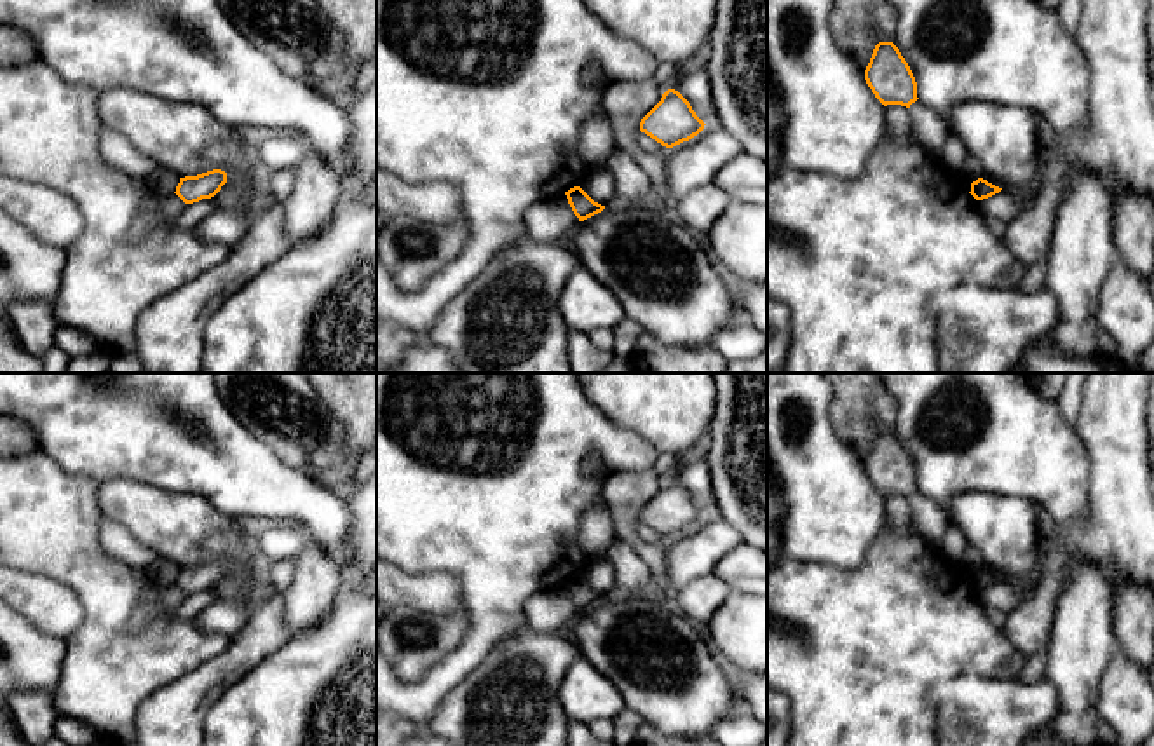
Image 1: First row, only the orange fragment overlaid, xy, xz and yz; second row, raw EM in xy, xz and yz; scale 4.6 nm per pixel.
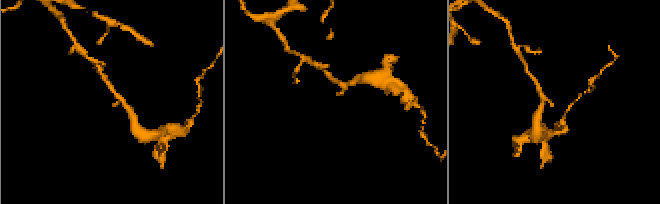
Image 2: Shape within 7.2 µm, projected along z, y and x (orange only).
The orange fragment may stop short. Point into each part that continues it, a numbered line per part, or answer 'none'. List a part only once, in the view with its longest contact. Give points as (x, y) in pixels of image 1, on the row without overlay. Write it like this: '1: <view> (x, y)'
none

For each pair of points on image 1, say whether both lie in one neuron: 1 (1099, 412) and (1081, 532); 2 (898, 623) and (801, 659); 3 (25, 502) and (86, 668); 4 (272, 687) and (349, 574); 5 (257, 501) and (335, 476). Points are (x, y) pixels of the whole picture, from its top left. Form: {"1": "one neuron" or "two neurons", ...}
{"1": "one neuron", "2": "one neuron", "3": "one neuron", "4": "one neuron", "5": "two neurons"}

